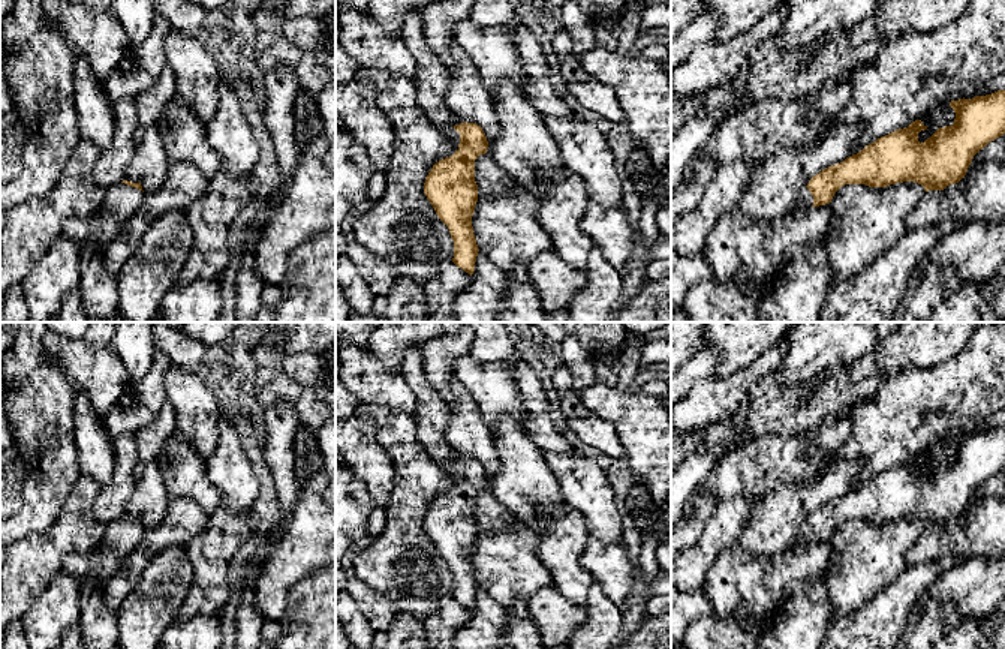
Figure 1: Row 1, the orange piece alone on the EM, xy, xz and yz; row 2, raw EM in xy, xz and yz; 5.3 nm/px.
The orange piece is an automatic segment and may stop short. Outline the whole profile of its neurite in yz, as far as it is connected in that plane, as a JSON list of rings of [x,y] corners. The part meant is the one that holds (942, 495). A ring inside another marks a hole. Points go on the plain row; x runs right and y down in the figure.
[[[1005,426],[951,436],[950,442],[956,448],[954,459],[939,463],[924,478],[918,469],[927,462],[915,456],[822,505],[800,528],[794,546],[830,540],[845,520],[887,523],[914,517],[929,528],[959,519],[974,492],[1005,469]]]

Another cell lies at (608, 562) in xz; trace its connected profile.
[[[589,537],[580,564],[587,570],[619,609],[631,606],[631,591],[635,585],[635,570],[623,541],[602,543]]]

